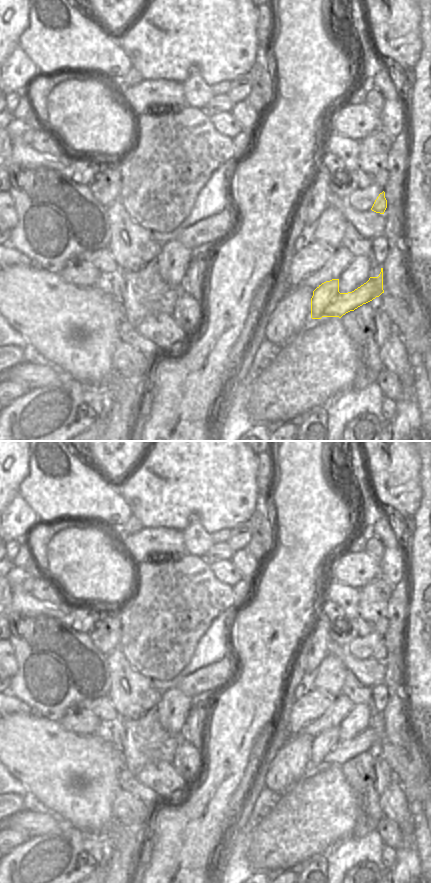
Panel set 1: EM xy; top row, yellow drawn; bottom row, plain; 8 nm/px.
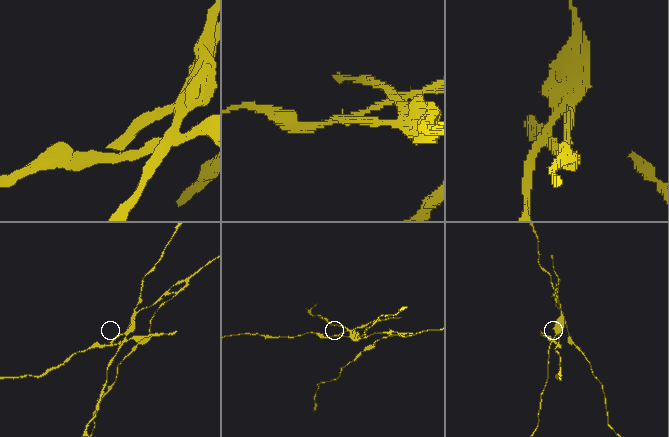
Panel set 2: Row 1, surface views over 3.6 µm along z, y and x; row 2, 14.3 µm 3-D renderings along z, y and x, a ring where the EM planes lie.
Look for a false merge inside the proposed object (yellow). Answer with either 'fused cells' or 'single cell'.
fused cells

